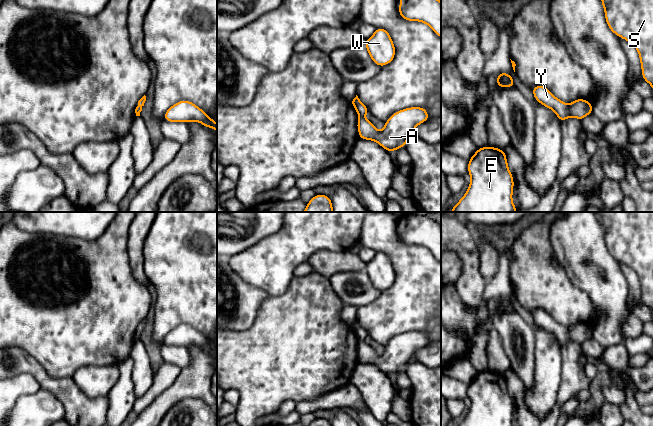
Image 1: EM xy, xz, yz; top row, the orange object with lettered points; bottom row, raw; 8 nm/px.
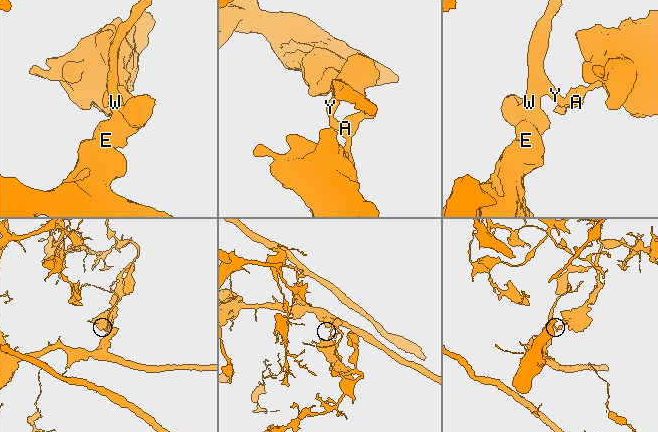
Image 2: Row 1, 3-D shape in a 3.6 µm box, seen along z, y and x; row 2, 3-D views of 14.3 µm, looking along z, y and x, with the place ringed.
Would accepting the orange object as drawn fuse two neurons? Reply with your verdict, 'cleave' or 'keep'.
cleave

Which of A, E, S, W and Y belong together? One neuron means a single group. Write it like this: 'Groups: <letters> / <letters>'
Groups: A S / E W Y

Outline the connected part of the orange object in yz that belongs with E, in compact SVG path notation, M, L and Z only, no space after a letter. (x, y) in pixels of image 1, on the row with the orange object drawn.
M490 146L478 148L469 159L467 172L471 176L469 188L450 212L517 212L512 201L514 180L504 150Z

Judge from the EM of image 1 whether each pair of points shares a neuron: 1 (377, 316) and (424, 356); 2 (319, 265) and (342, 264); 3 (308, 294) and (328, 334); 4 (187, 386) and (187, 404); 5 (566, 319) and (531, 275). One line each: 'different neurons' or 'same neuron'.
1: different neurons
2: same neuron
3: same neuron
4: different neurons
5: same neuron

